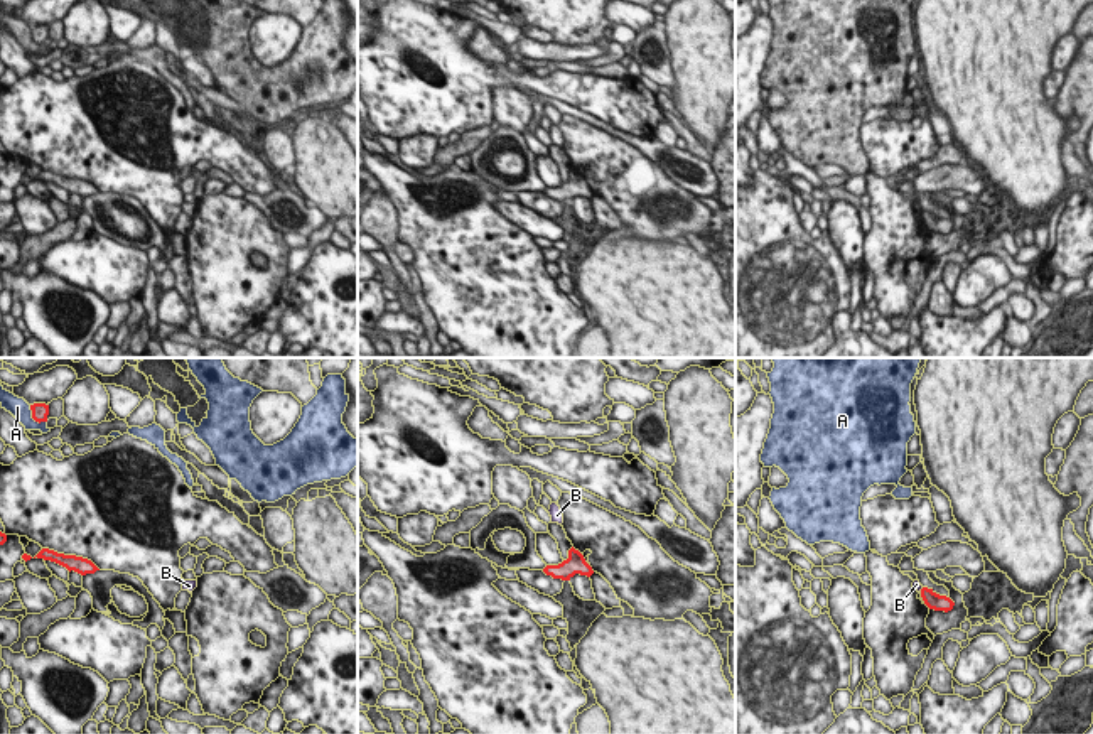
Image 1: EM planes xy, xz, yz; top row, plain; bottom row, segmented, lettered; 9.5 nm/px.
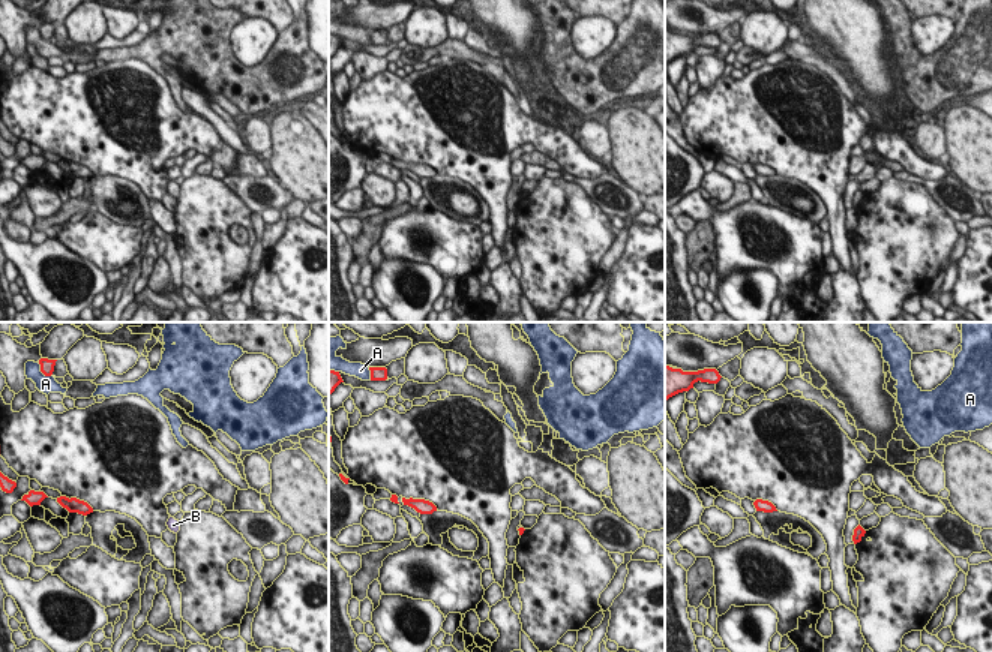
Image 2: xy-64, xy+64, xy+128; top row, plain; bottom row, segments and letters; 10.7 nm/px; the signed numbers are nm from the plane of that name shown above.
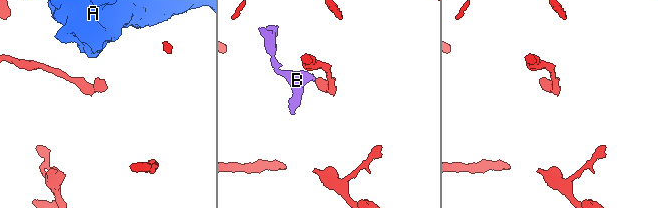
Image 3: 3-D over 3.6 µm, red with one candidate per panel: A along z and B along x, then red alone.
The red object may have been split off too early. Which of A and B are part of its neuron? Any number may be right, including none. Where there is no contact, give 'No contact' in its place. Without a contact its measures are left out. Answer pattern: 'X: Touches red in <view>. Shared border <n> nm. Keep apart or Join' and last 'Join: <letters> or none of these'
A: Touches red in xy. Shared border 240 nm. Keep apart
B: Touches red in yz. Shared border 70 nm. Keep apart
Join: none of these

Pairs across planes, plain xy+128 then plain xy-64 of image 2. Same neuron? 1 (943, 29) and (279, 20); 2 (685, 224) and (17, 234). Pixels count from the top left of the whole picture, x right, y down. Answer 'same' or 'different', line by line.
1: different
2: same

